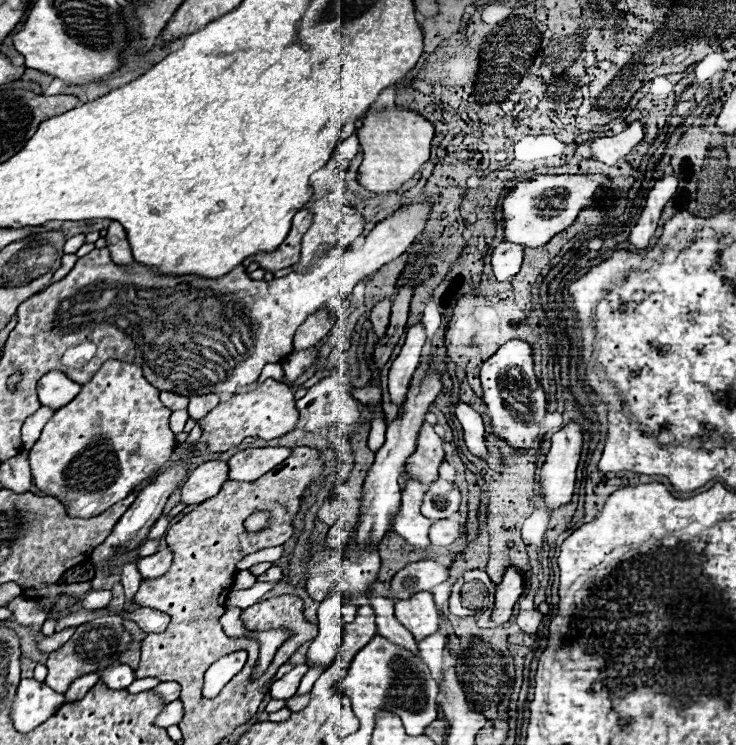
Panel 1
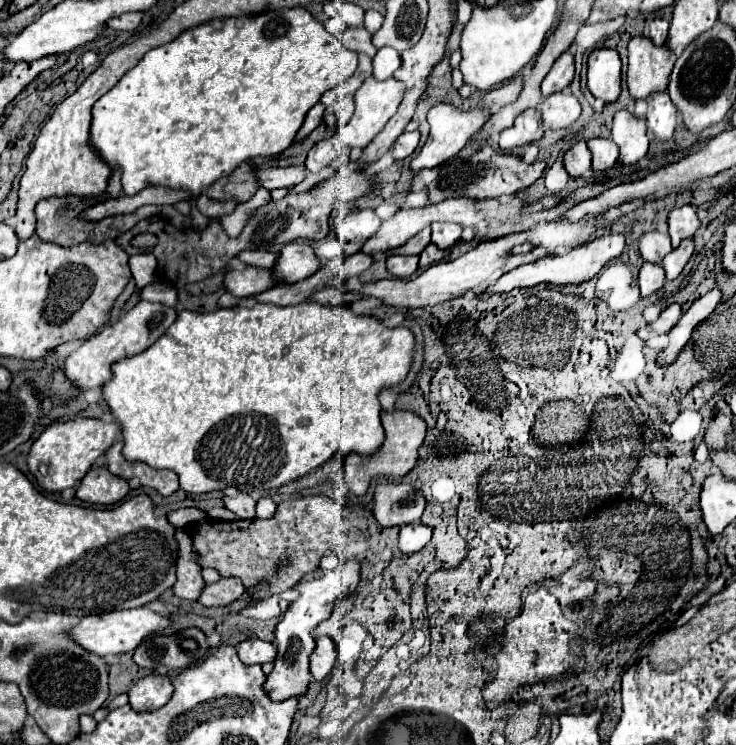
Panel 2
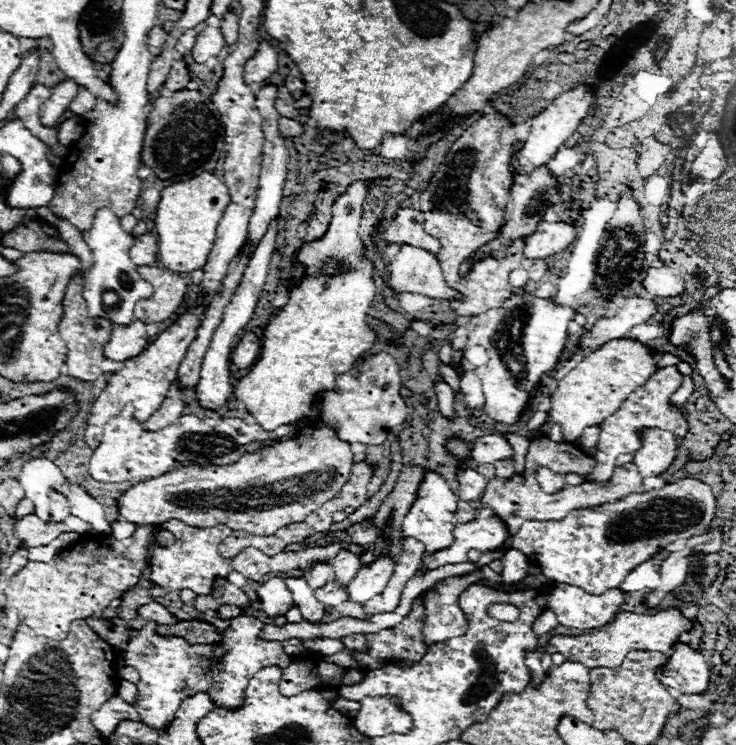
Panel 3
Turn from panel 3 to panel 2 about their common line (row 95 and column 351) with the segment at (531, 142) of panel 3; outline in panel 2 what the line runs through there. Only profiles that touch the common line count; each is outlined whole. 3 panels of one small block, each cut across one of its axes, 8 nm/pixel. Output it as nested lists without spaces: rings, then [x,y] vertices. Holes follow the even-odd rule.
[[[354,560],[338,564],[334,570],[326,570],[320,578],[308,580],[304,584],[298,584],[296,588],[300,590],[300,598],[290,604],[290,608],[284,612],[284,618],[276,626],[276,642],[278,642],[278,656],[274,662],[274,670],[268,674],[264,682],[264,692],[274,700],[282,702],[288,700],[290,696],[302,696],[306,694],[312,676],[310,676],[310,666],[308,658],[314,650],[314,636],[312,630],[326,620],[332,614],[332,608],[336,602],[356,590],[360,582],[360,566]]]

